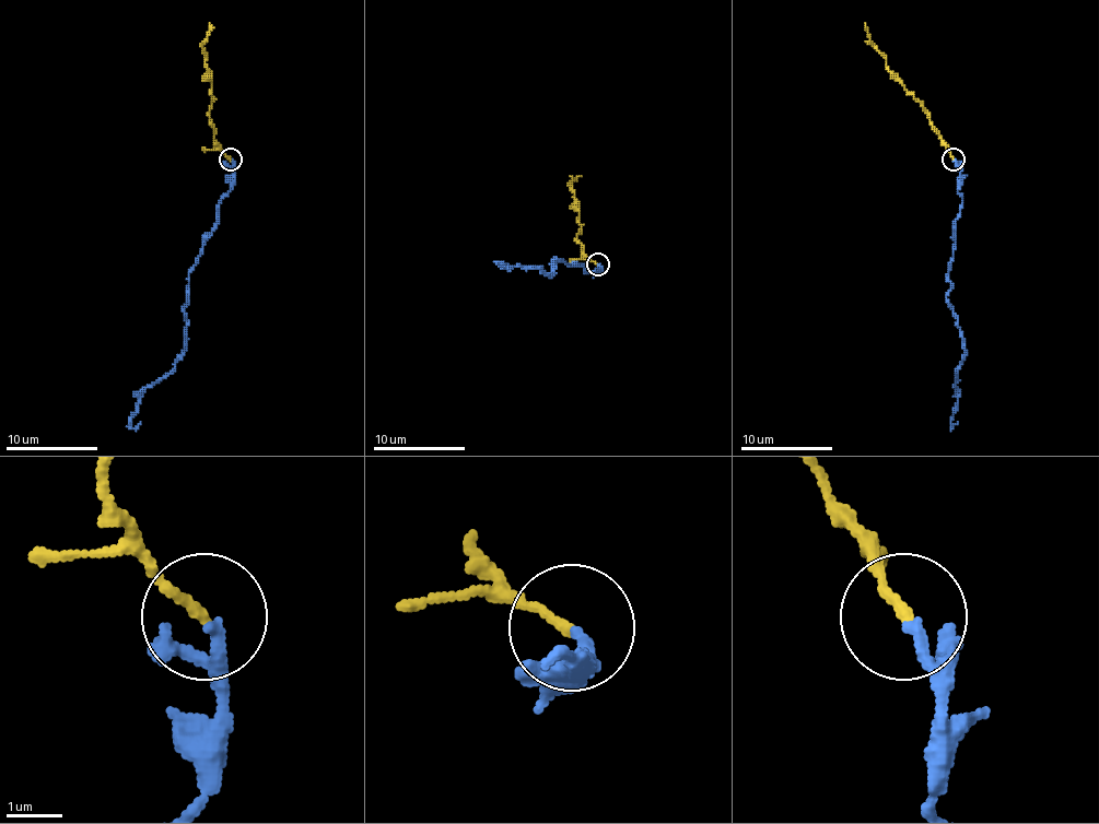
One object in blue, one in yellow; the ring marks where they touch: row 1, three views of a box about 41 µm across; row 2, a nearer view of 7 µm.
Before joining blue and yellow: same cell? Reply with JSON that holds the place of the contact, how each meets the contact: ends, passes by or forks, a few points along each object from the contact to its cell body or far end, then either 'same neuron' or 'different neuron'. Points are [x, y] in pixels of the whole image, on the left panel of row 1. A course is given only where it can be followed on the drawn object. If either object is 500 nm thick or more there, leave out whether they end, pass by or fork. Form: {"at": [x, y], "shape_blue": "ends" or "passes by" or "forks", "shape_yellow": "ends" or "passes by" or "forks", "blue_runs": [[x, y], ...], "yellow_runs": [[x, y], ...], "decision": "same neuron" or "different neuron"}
{"at": [231, 160], "shape_blue": "passes by", "shape_yellow": "ends", "blue_runs": [[230, 161], [232, 189], [221, 200], [217, 228], [188, 274], [182, 357], [144, 389], [131, 426], [140, 422]], "yellow_runs": [[230, 159], [214, 138], [209, 113], [214, 99], [211, 73], [202, 48], [209, 23]], "decision": "different neuron"}

